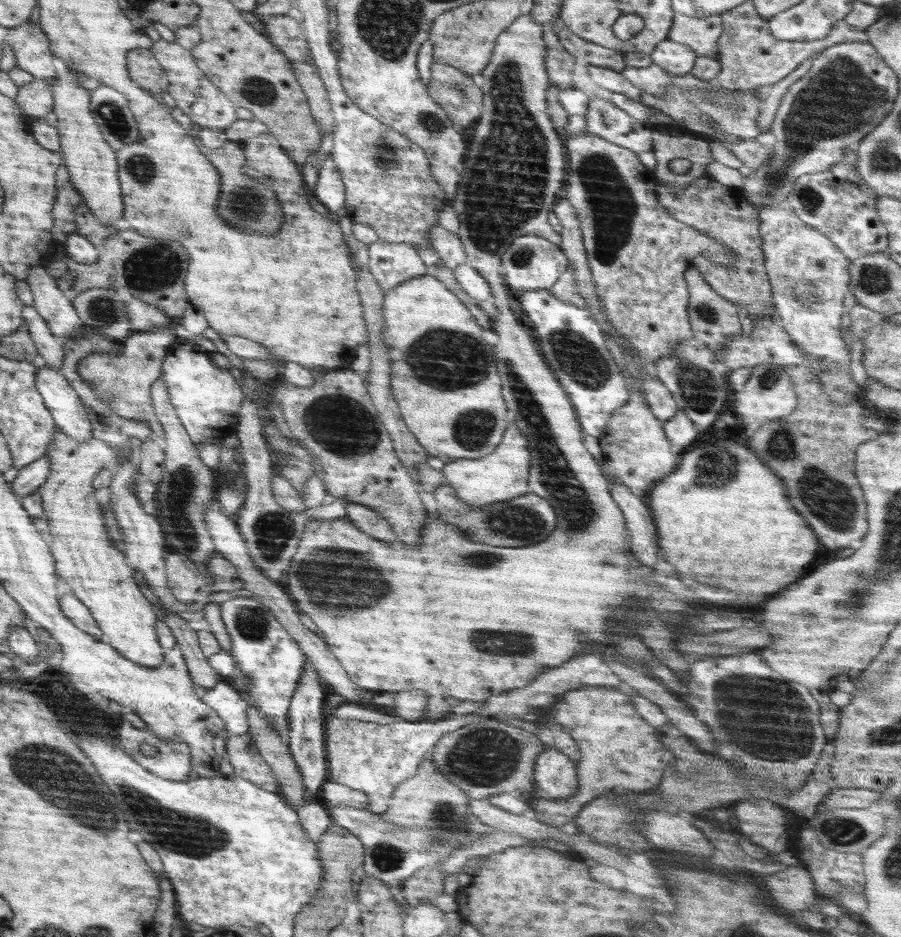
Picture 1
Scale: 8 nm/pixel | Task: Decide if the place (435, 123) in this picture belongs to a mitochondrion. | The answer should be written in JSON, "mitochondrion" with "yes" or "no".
{"mitochondrion":"yes"}

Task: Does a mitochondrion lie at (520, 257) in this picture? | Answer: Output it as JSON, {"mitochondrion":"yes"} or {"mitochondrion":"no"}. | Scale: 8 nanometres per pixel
{"mitochondrion":"yes"}

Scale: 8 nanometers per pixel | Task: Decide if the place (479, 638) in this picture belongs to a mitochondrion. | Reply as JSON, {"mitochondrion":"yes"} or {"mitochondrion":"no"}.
{"mitochondrion":"yes"}

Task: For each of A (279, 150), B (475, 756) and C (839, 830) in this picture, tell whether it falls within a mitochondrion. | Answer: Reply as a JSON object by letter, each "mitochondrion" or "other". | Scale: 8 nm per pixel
{"A":"other","B":"mitochondrion","C":"mitochondrion"}

